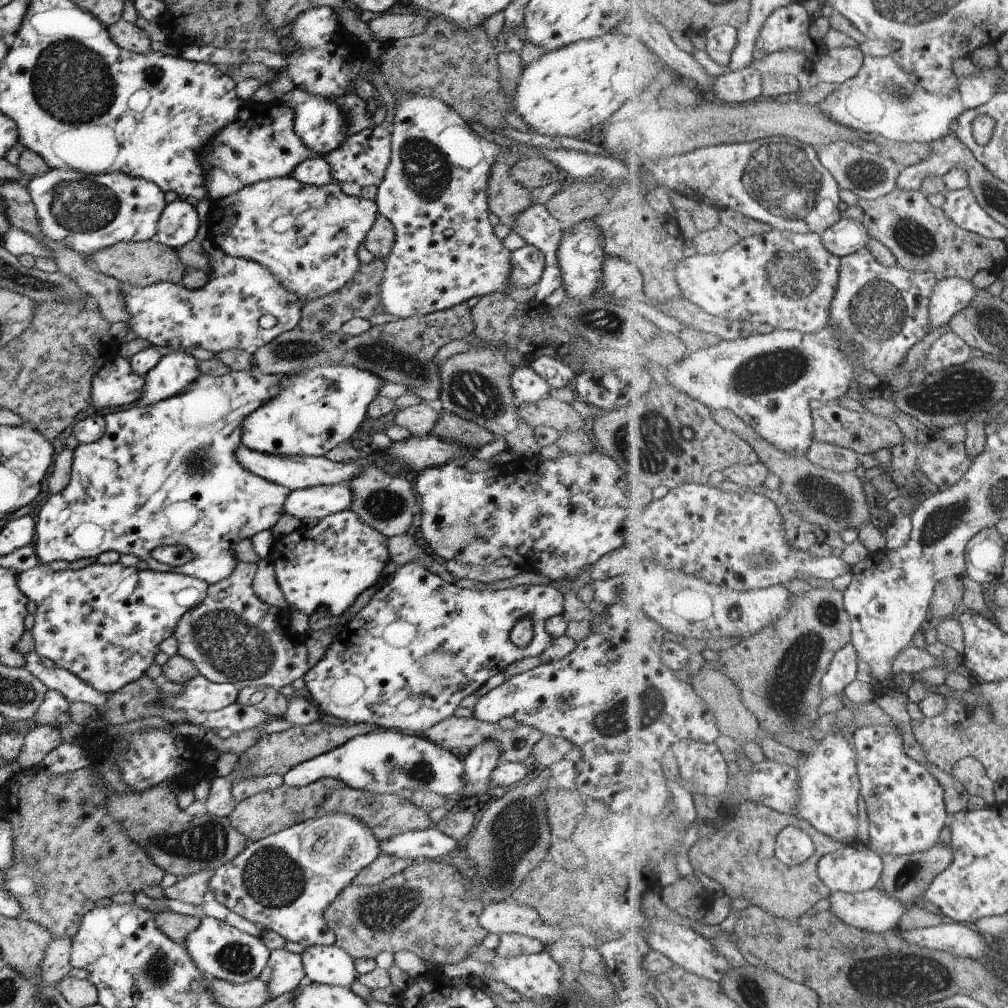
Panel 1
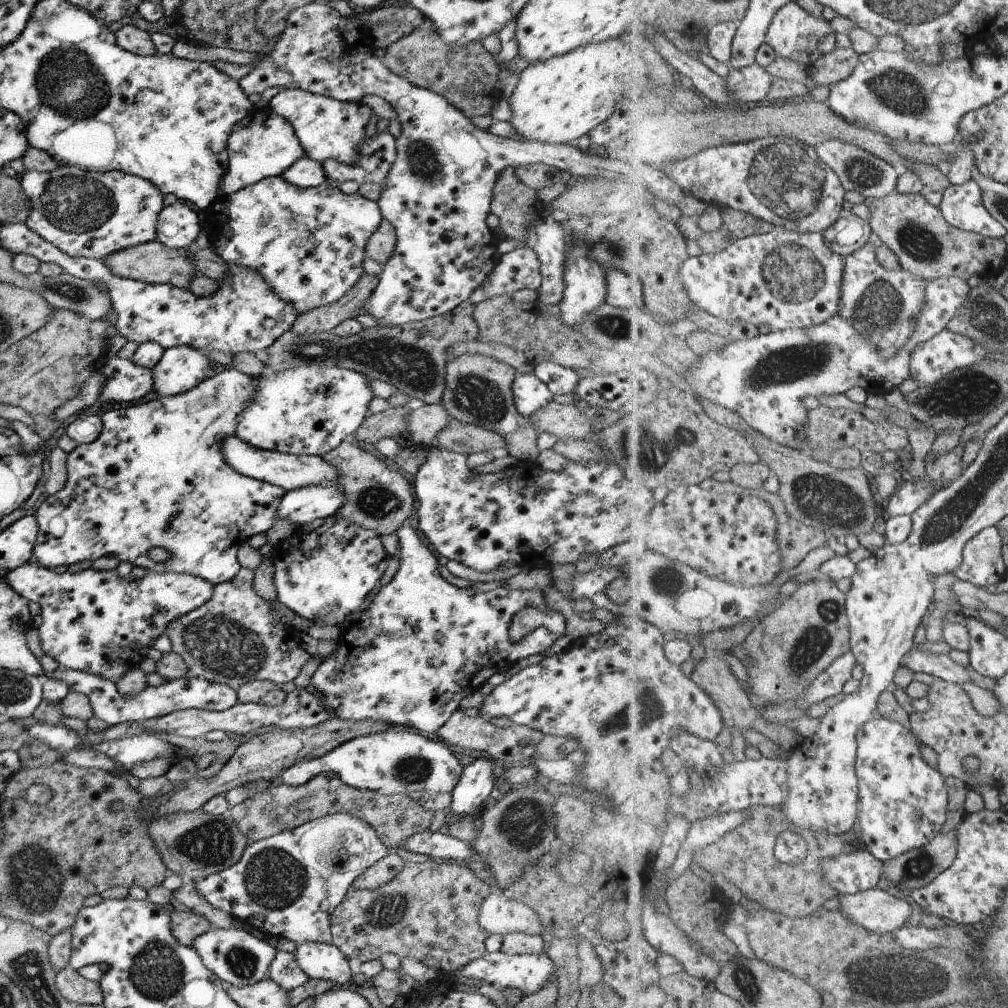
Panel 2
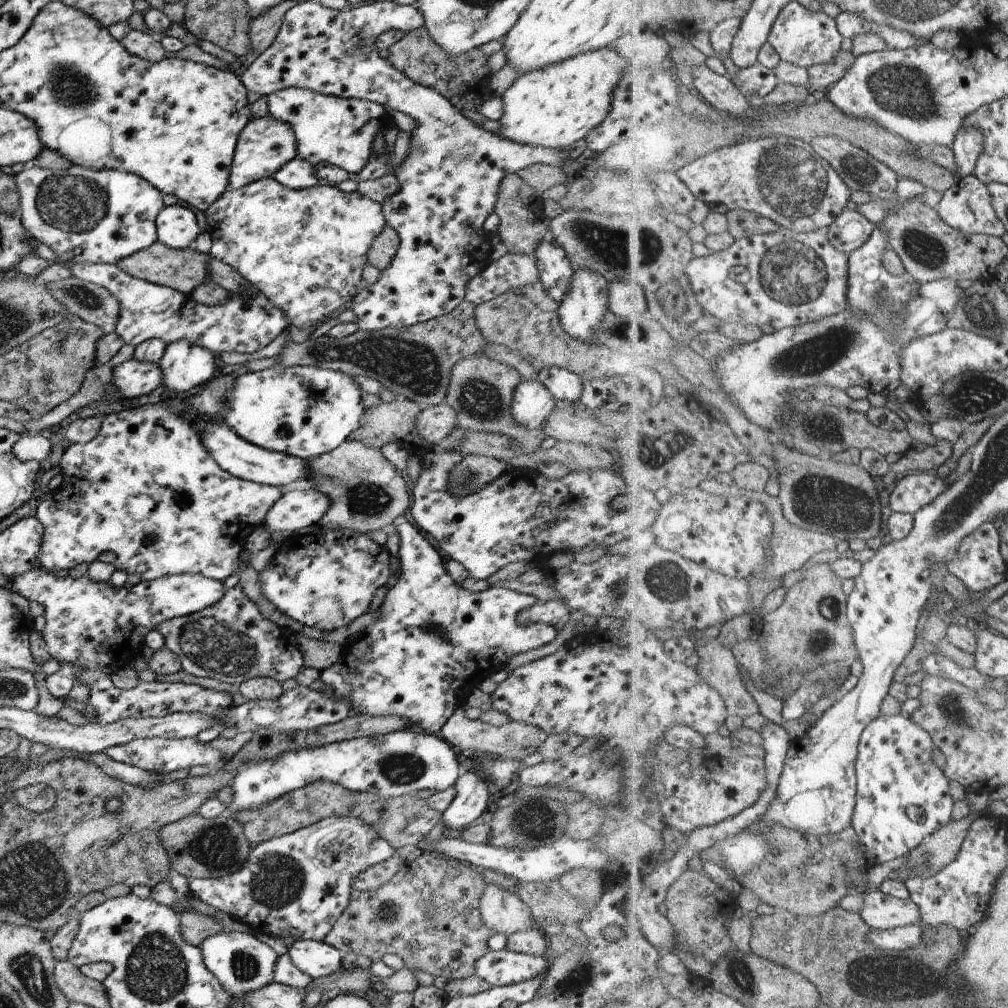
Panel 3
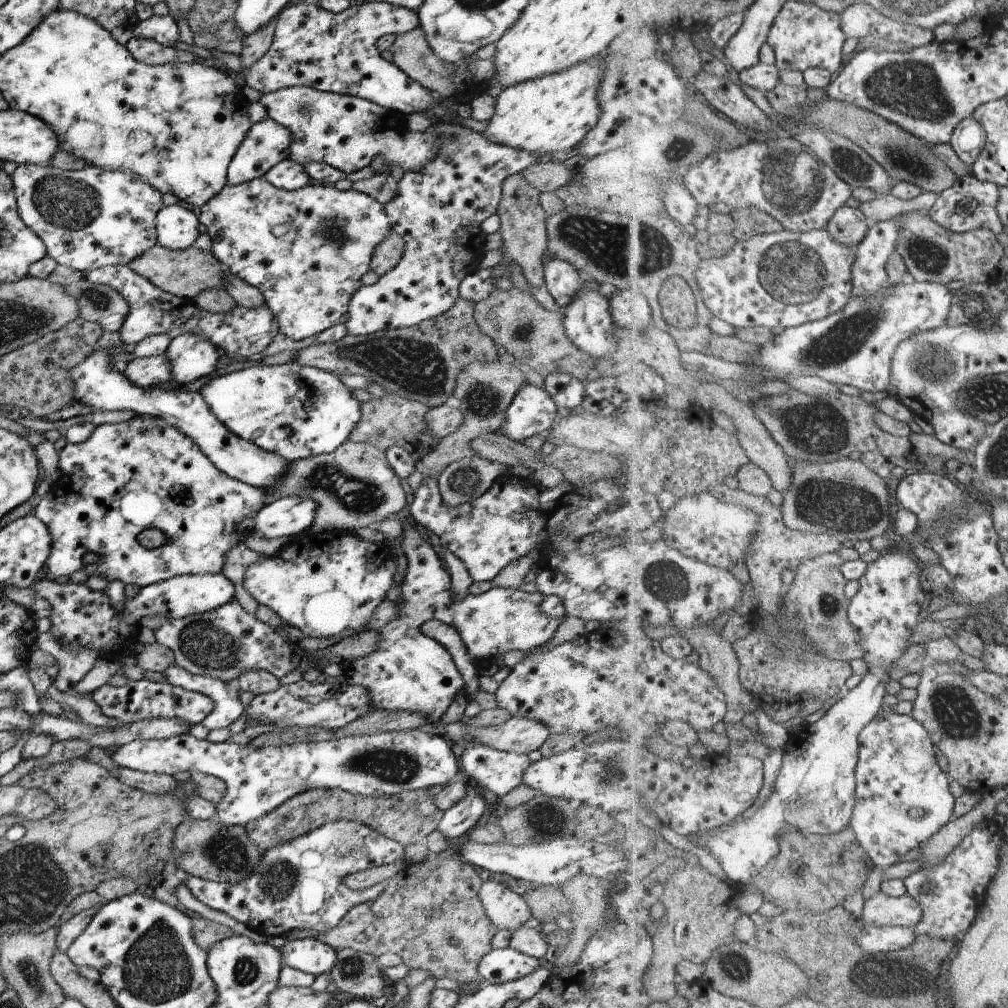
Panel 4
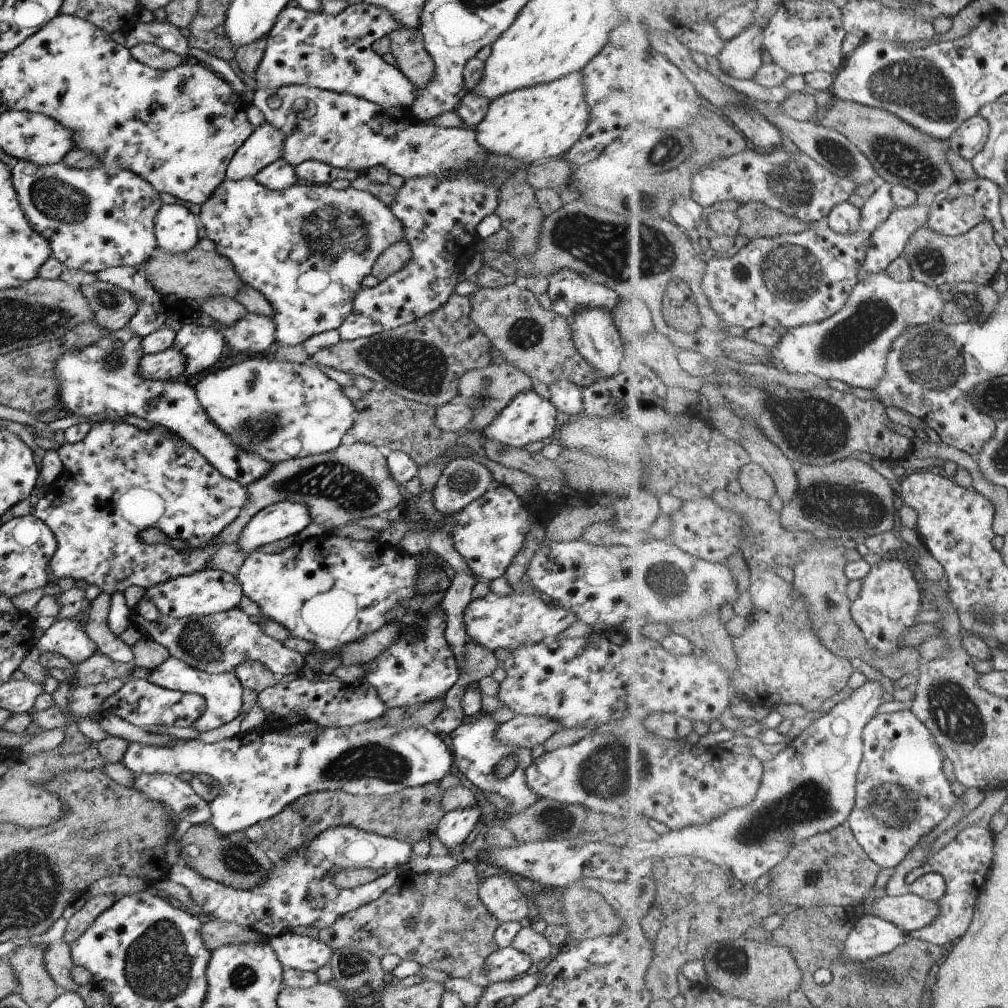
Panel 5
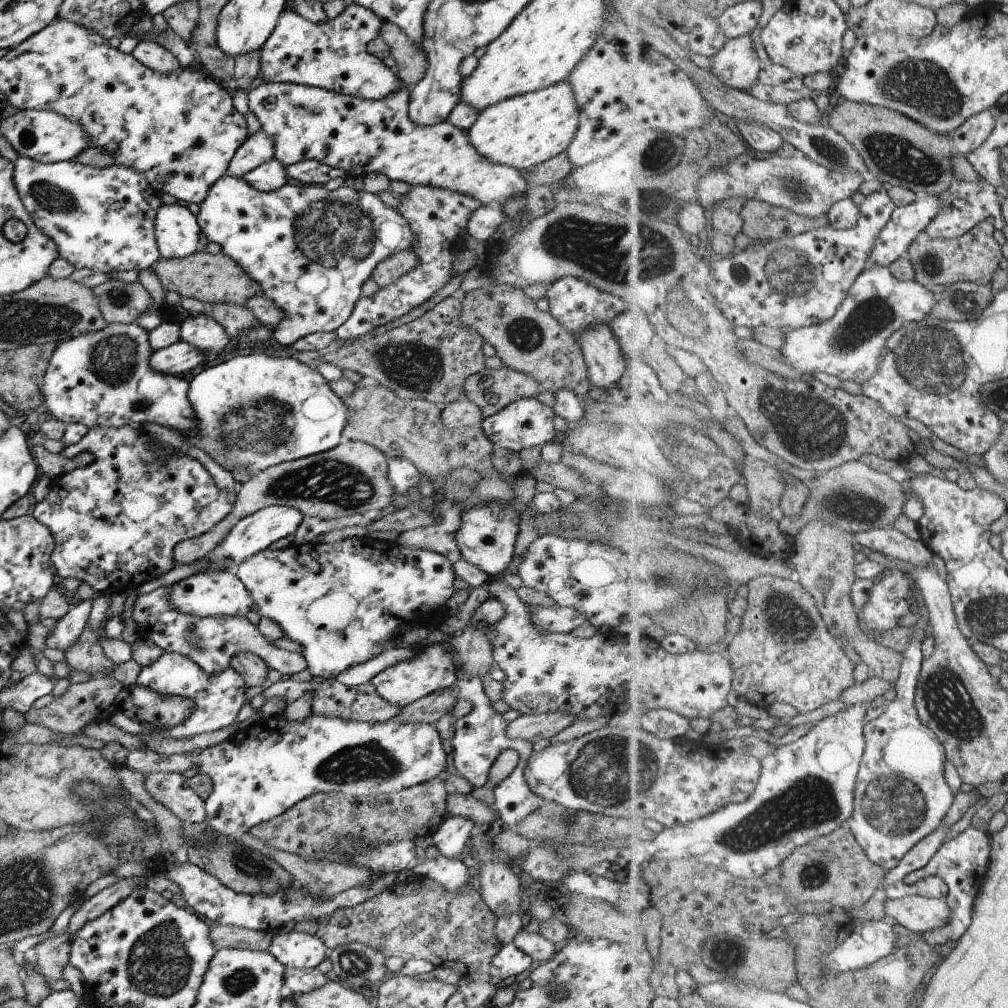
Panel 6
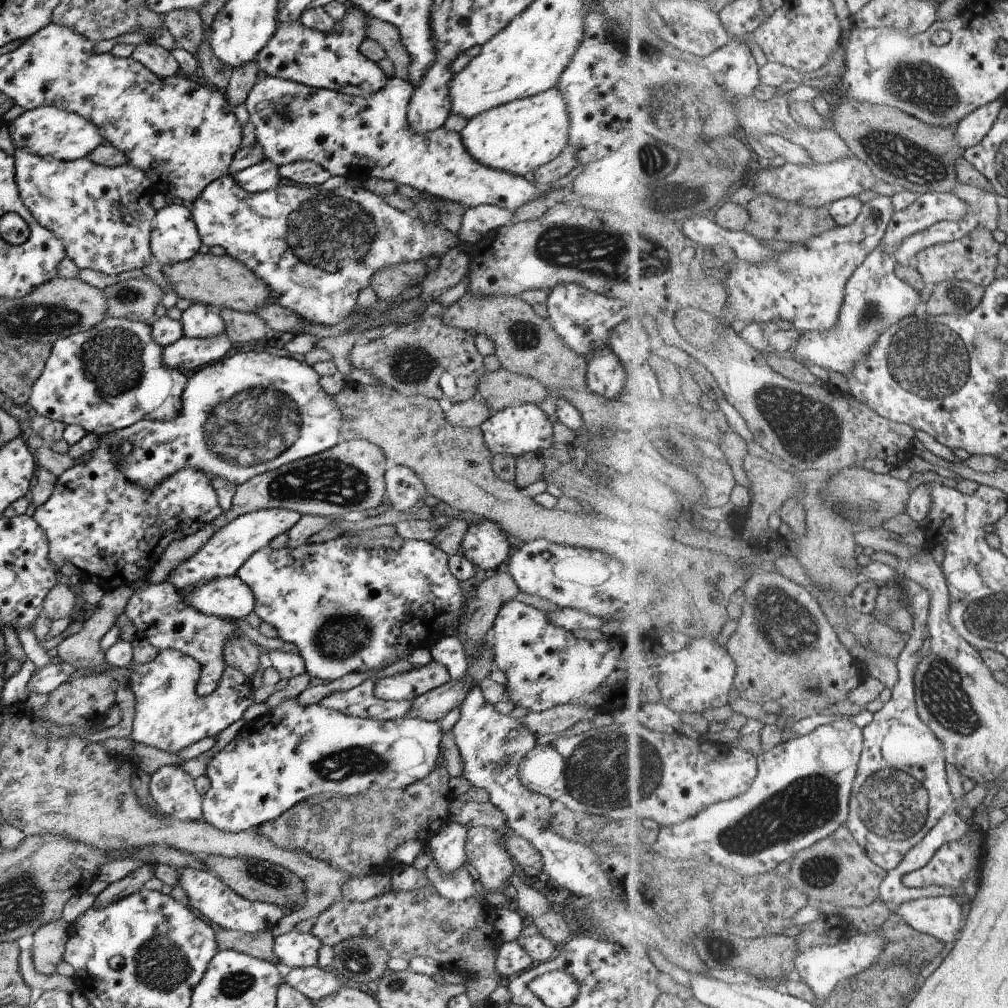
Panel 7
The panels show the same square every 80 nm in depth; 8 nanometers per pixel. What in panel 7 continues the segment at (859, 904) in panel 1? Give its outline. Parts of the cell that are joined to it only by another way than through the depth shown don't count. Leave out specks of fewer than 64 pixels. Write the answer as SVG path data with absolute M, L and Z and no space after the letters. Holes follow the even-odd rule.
M923 897L907 901L896 908L894 914L901 915L913 928L919 932L933 935L944 942L957 940L962 928L962 920L965 918L961 903L954 897Z

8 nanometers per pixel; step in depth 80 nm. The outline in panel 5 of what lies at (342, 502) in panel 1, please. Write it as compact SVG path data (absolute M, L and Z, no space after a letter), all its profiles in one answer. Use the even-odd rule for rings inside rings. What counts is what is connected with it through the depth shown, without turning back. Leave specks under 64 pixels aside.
M279 501L254 514L235 543L248 555L255 550L262 550L267 543L297 536L311 522L305 505Z

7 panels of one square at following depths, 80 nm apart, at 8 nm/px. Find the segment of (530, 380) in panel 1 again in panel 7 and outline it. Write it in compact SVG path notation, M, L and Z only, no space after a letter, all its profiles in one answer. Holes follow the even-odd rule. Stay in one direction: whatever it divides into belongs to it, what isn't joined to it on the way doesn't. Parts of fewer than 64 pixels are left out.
M519 403L514 407L504 407L491 413L479 426L485 446L494 454L511 454L517 458L520 454L539 453L543 448L551 446L552 424L547 415L533 403Z

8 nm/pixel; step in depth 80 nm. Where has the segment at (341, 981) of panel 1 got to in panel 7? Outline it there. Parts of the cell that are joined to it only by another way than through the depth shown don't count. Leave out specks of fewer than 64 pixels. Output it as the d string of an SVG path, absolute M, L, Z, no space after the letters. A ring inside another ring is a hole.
M295 928L283 933L275 931L272 940L272 952L278 962L295 967L316 965L320 940L311 933L298 932Z

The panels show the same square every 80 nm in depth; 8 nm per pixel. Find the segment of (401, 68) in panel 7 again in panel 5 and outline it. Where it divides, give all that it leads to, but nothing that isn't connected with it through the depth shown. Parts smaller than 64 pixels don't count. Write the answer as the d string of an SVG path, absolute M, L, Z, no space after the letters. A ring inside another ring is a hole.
M405 26L388 35L388 52L395 58L397 68L416 89L422 89L434 77L434 64L430 54L423 48L422 34L418 28Z

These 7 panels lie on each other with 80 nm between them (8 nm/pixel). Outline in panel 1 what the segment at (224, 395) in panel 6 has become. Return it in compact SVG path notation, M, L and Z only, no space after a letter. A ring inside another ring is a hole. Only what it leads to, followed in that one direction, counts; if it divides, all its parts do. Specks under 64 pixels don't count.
M327 364L293 372L289 376L284 376L277 395L245 417L241 425L240 444L249 450L266 455L323 457L329 450L347 441L347 438L358 430L366 419L367 407L378 395L377 390L381 384L383 381L376 374L356 366Z

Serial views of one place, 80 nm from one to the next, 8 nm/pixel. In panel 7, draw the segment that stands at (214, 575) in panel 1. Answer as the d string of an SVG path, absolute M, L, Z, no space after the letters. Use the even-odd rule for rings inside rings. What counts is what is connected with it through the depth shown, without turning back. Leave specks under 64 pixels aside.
M85 433L85 436L78 440L75 444L69 445L67 449L67 454L70 457L78 458L83 454L91 454L91 459L85 464L77 464L72 468L67 469L65 472L62 472L56 479L53 490L49 495L49 498L35 507L35 510L32 514L33 520L43 529L45 533L47 542L48 542L48 559L53 564L53 567L58 573L58 576L66 580L69 576L77 576L78 580L81 583L93 582L95 586L99 586L105 592L113 590L118 586L131 586L135 581L140 579L147 581L147 575L149 569L153 564L156 564L158 558L160 558L161 553L165 550L165 547L173 541L182 539L184 536L196 533L199 529L202 529L208 522L211 522L214 518L217 518L222 510L217 503L217 495L209 483L209 479L203 474L203 472L190 469L182 468L176 470L173 474L170 474L167 478L161 479L161 482L158 482L154 487L142 487L137 483L129 482L125 475L118 469L118 462L116 460L123 460L123 457L127 452L132 451L132 444L125 439L121 444L116 446L115 455L110 449L110 444L106 443L100 436L95 433Z

